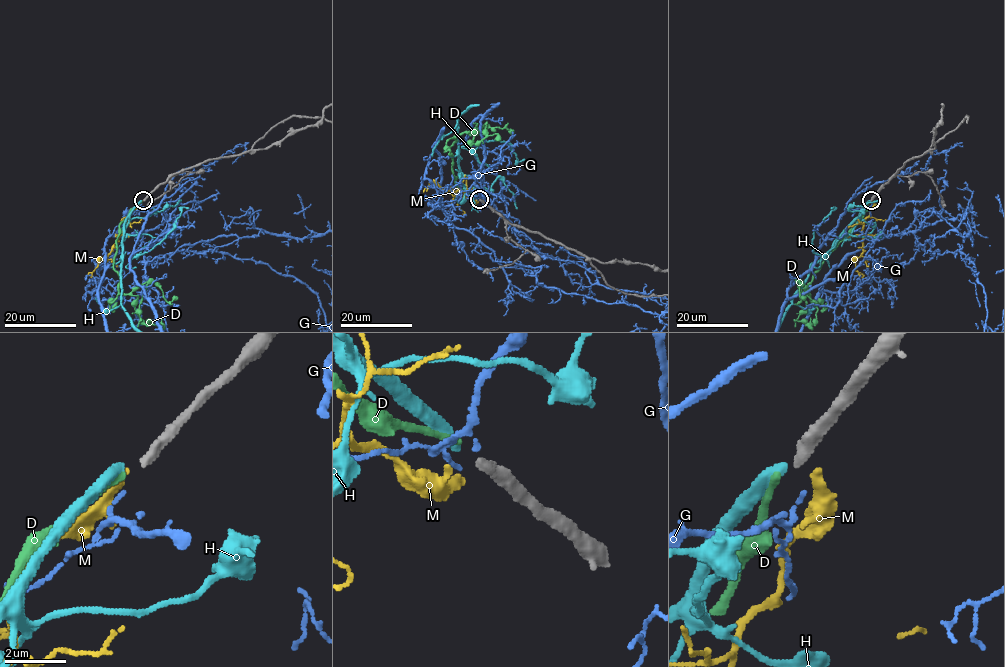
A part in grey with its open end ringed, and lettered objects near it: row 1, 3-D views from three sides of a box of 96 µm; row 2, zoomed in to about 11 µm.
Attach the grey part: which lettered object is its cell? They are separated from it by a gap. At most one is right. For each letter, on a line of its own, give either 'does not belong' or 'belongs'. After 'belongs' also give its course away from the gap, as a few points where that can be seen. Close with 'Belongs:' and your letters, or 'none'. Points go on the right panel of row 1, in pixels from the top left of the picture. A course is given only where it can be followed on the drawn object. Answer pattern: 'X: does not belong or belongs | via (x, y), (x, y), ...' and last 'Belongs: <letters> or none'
D: does not belong
G: does not belong
H: belongs
M: does not belong
Belongs: H

